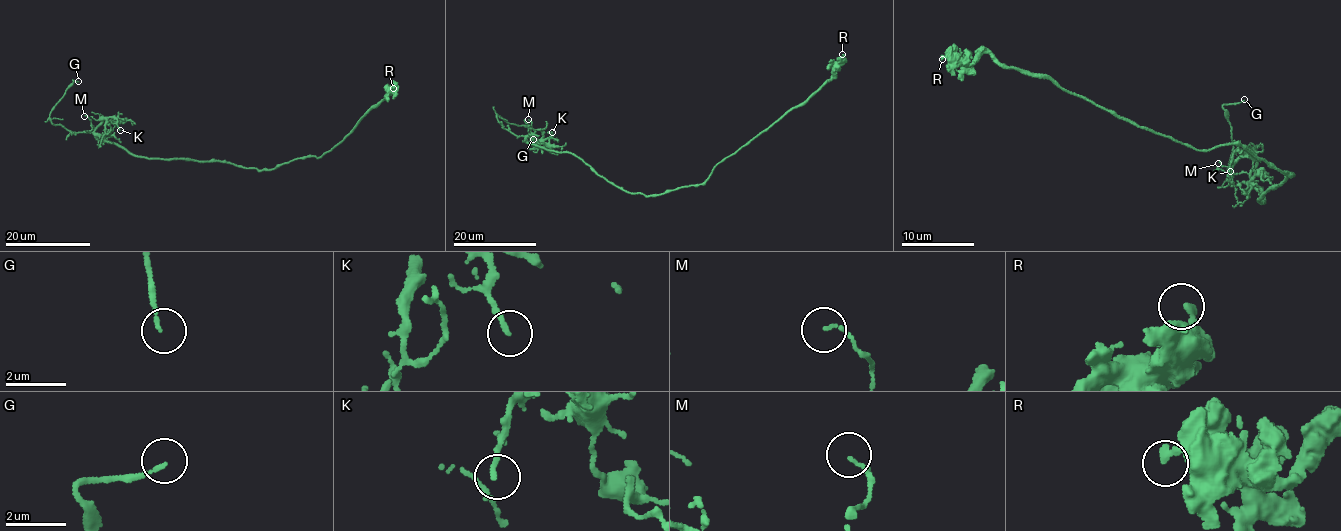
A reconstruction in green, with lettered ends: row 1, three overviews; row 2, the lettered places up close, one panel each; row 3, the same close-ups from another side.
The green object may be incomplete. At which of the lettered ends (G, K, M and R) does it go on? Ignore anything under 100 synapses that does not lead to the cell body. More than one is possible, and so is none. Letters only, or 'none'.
G

